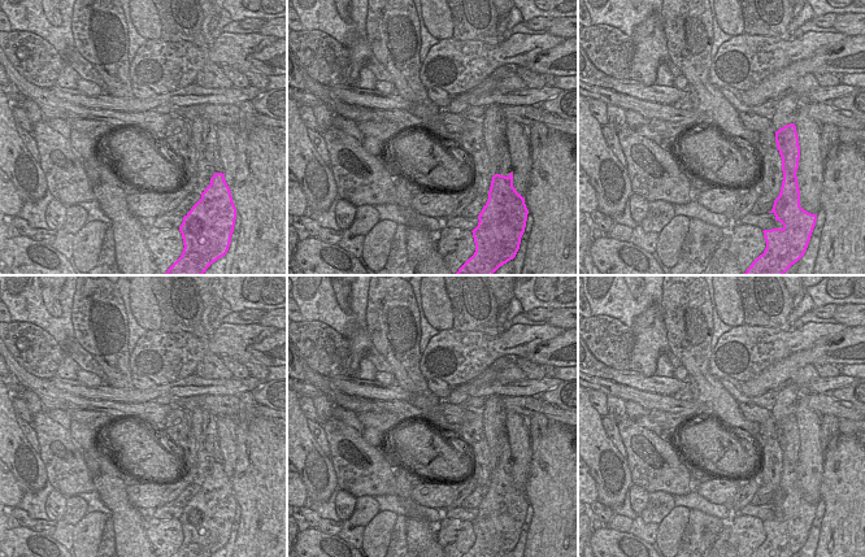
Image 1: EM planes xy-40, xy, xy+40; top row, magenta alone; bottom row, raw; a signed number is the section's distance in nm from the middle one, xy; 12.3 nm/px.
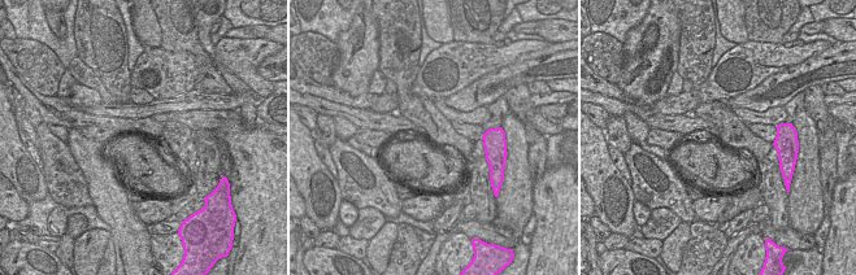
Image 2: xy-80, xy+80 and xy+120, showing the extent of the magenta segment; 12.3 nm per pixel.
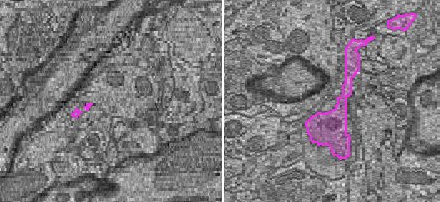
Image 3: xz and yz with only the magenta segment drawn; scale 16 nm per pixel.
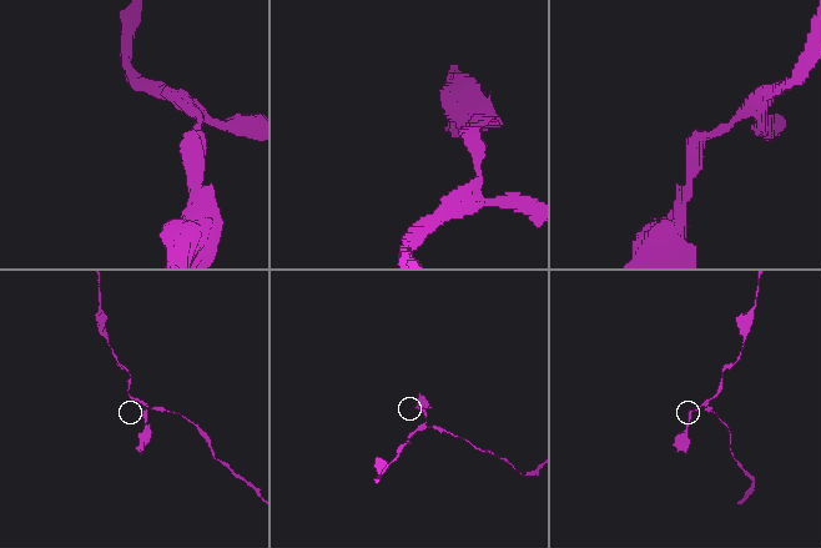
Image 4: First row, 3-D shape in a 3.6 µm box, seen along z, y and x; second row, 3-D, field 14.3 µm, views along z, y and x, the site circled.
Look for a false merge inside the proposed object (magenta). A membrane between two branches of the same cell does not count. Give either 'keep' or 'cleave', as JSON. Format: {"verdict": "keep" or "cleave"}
{"verdict": "keep"}

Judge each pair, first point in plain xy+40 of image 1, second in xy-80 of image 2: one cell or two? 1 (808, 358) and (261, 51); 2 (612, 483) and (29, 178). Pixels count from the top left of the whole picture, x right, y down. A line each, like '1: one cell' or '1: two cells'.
1: two cells
2: one cell

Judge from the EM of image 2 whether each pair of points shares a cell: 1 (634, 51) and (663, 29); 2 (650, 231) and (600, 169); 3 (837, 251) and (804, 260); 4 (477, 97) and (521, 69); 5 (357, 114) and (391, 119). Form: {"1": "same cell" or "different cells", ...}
{"1": "same cell", "2": "different cells", "3": "different cells", "4": "same cell", "5": "same cell"}

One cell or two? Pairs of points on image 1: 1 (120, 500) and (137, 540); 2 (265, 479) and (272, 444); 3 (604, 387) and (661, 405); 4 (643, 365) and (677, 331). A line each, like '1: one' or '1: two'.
1: one
2: one
3: one
4: two

